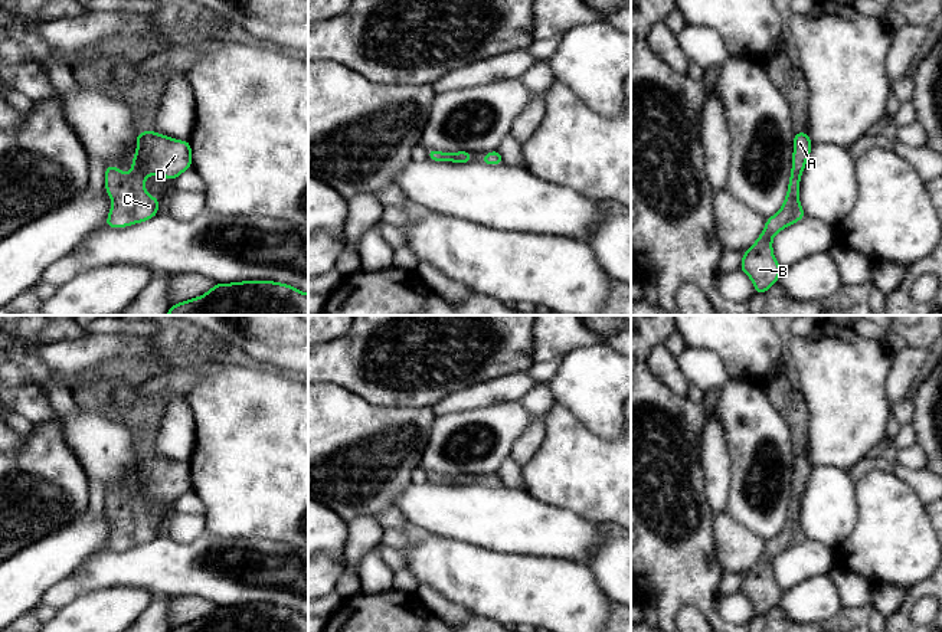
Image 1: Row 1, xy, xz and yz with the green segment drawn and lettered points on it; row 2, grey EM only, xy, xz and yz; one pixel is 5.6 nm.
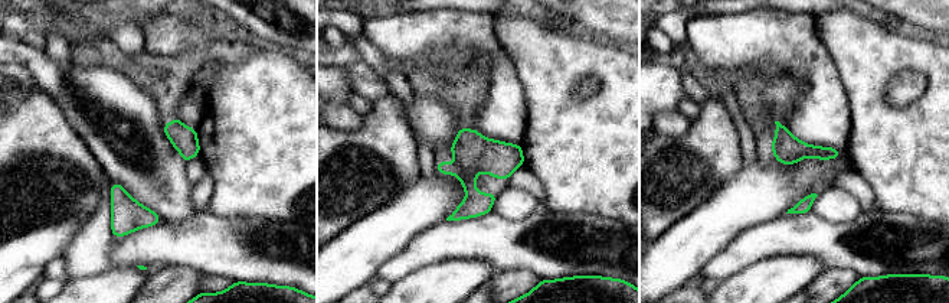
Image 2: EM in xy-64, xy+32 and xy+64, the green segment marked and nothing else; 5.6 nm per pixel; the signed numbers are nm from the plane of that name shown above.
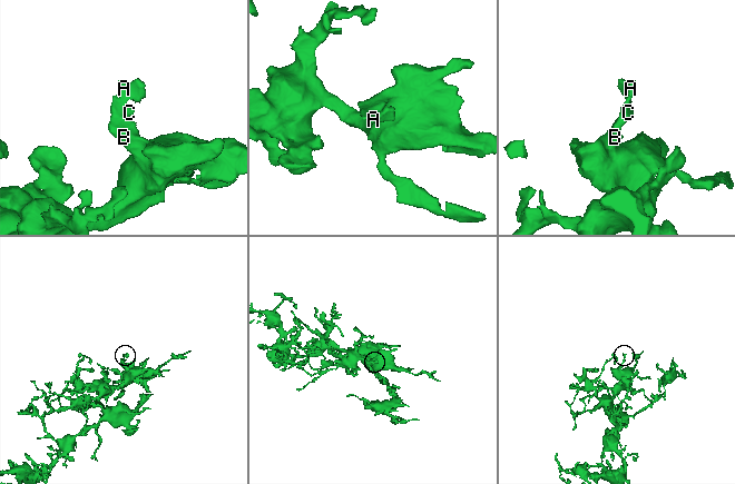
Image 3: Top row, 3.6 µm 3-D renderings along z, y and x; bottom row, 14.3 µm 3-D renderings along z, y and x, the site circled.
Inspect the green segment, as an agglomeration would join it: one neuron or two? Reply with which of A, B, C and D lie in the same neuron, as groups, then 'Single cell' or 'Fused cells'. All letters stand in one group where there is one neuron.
Groups: A B C D. Single cell

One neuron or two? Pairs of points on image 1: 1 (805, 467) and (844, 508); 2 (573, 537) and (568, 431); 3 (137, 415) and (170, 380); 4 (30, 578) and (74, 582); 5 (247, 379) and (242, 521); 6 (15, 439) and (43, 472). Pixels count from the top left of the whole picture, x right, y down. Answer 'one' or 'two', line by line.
1: two
2: two
3: one
4: two
5: one
6: two

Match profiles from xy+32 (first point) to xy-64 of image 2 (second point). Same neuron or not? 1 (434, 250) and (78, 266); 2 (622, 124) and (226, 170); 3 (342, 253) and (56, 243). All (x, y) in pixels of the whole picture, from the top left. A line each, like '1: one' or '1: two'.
1: two
2: one
3: one

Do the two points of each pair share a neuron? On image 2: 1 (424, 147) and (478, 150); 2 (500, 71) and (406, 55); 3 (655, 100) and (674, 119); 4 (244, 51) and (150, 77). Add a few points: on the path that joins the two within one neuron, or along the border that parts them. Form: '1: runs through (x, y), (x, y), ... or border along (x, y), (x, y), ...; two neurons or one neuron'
1: border along (435, 162), (437, 169); two neurons
2: runs through (478, 48), (470, 39), (429, 39); one neuron
3: border along (677, 110), (664, 110), (654, 117); two neurons
4: runs through (221, 51), (200, 54), (173, 74); one neuron

